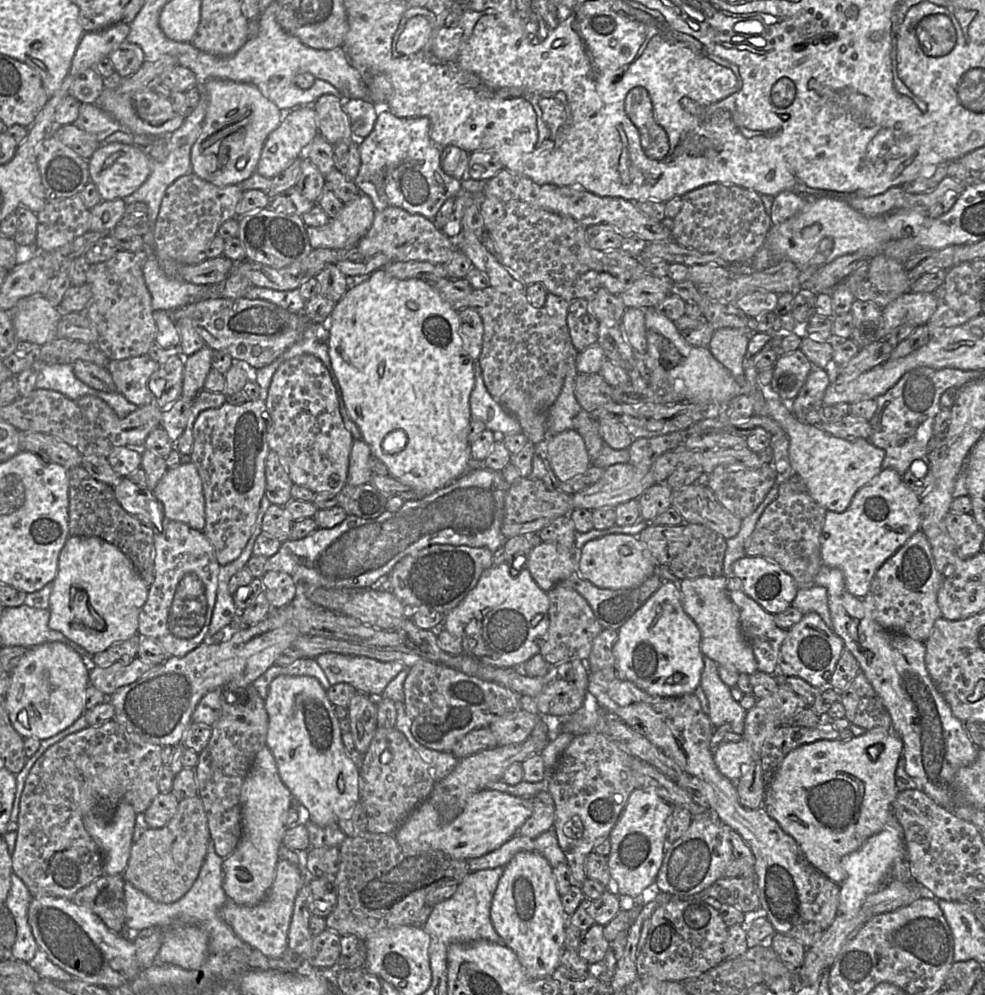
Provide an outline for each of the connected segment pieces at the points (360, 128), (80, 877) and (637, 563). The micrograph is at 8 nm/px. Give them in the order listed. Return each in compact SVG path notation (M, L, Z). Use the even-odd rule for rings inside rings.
M343 100L343 110L351 122L352 137L360 144L374 128L378 116L375 105L370 100Z
M114 719L108 721L102 726L88 726L78 732L72 733L61 741L50 746L44 754L36 761L31 768L24 785L20 798L20 811L18 816L17 840L12 855L12 871L24 882L33 898L39 897L59 897L72 900L73 896L82 888L88 886L94 880L103 875L103 854L97 843L88 834L85 829L83 818L86 813L99 810L112 810L121 801L128 801L137 813L144 813L150 806L154 798L160 794L158 787L158 775L162 765L163 746L145 741L140 736L128 731Z
M609 534L587 542L578 553L577 571L583 579L600 588L625 589L641 585L657 567L657 560L646 545L629 534Z

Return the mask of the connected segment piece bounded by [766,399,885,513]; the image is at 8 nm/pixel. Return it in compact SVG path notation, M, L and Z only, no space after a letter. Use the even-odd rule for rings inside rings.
M768 399L766 405L767 416L777 421L789 438L789 459L792 472L803 478L807 485L807 493L826 510L838 513L845 511L856 492L882 470L881 465L885 457L885 451L871 444L868 439L836 437L817 426L802 423L791 412L789 402Z

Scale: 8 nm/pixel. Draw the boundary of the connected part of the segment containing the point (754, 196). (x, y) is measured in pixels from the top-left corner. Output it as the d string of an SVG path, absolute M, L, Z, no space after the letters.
M709 184L692 190L683 196L682 207L673 218L672 239L686 248L715 254L729 263L748 263L763 246L773 225L760 194L736 185Z

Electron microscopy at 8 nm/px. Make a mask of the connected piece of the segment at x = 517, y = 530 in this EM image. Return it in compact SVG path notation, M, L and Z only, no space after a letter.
M521 477L506 493L501 532L506 540L517 535L538 533L556 518L570 515L574 509L573 494L565 493L560 489L551 490L538 479Z

